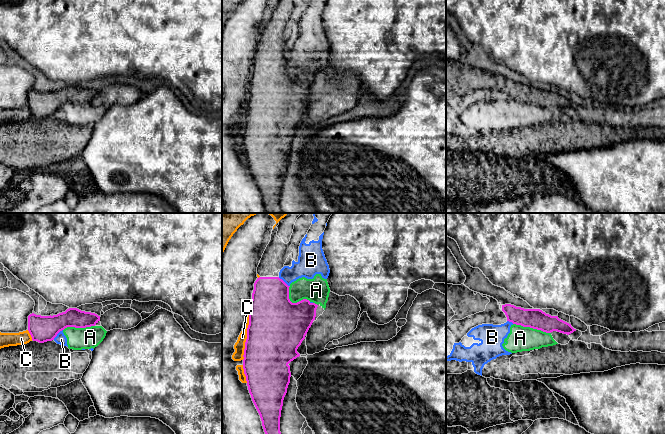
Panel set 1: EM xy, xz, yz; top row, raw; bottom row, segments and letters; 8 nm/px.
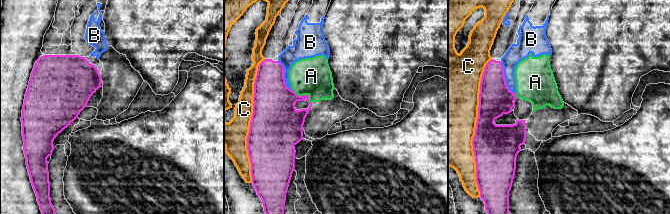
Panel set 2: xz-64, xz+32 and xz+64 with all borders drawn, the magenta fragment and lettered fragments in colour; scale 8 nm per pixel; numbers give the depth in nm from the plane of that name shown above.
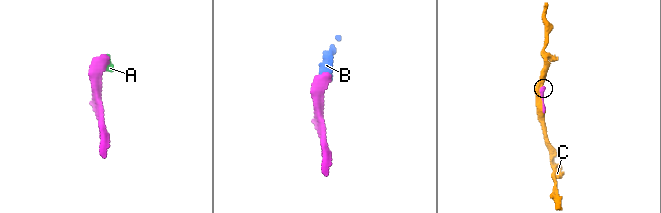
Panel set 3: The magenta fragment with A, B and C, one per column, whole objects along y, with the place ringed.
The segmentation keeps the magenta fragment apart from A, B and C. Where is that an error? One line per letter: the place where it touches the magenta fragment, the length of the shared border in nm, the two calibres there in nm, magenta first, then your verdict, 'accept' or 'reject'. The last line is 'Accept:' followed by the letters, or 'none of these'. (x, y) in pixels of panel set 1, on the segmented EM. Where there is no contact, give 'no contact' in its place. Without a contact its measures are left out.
A: yz (532, 327) | 320 nm | 160/200 nm | reject
B: xy (57, 333) | 120 nm | 200/90 nm | reject
C: xz (247, 335) | 400 nm | 460/90 nm | reject
Accept: none of these

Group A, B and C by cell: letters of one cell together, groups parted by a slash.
A B / C

